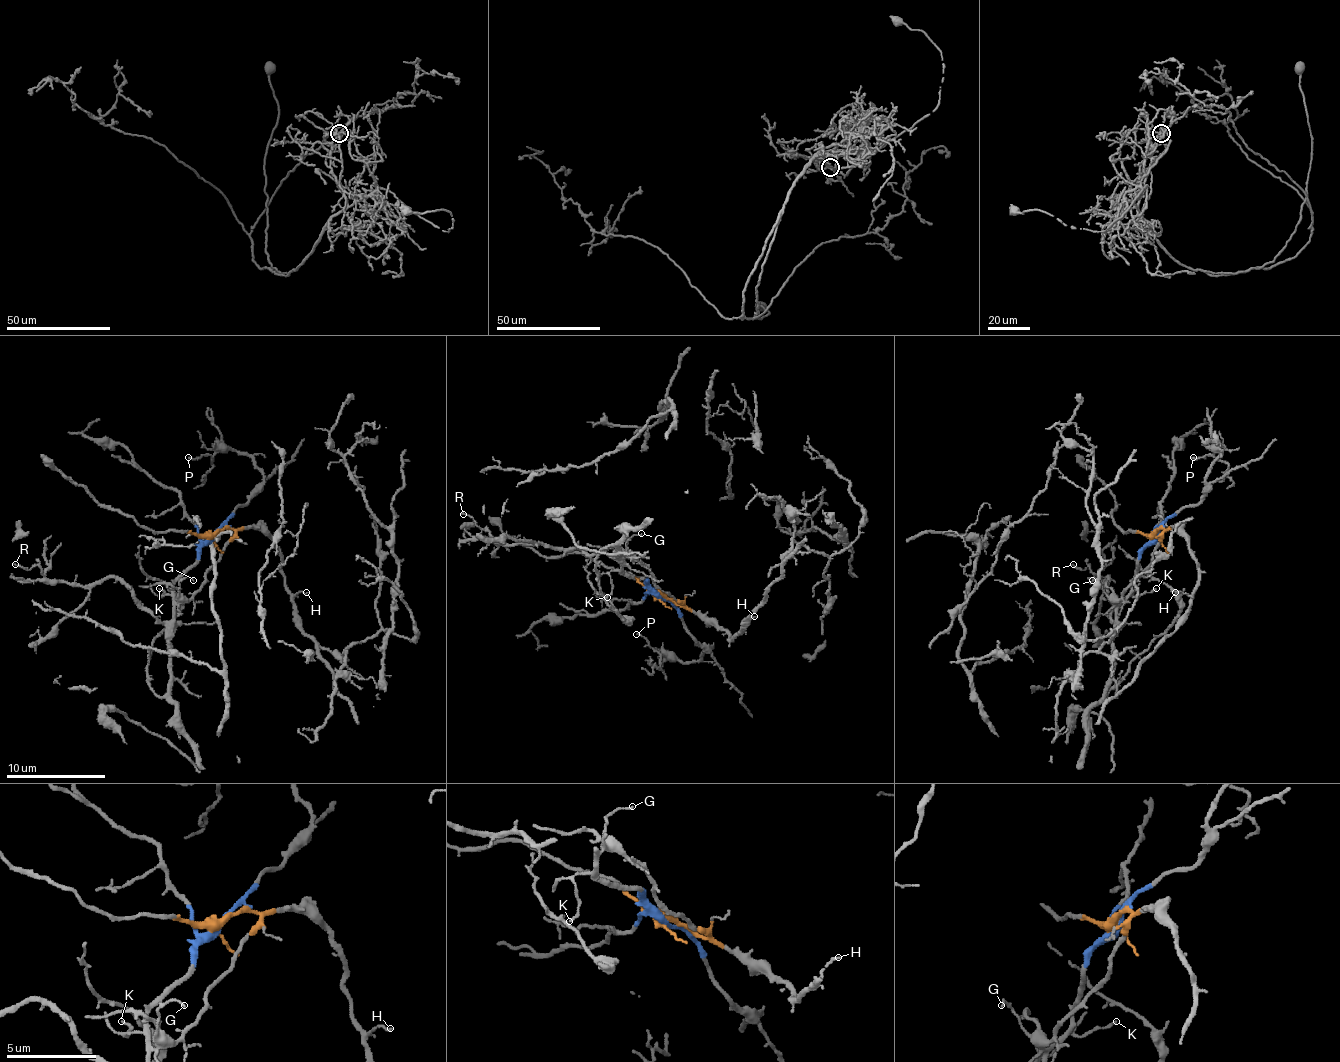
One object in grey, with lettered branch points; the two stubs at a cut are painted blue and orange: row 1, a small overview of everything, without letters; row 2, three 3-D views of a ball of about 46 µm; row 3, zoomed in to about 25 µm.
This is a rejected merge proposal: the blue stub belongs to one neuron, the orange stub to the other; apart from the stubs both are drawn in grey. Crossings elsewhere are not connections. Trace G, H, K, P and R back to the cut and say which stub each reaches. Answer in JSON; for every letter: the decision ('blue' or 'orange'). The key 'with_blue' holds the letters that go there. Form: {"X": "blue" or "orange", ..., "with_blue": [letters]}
{"G": "orange", "H": "orange", "K": "blue", "P": "blue", "R": "blue", "with_blue": ["K", "P", "R"]}

